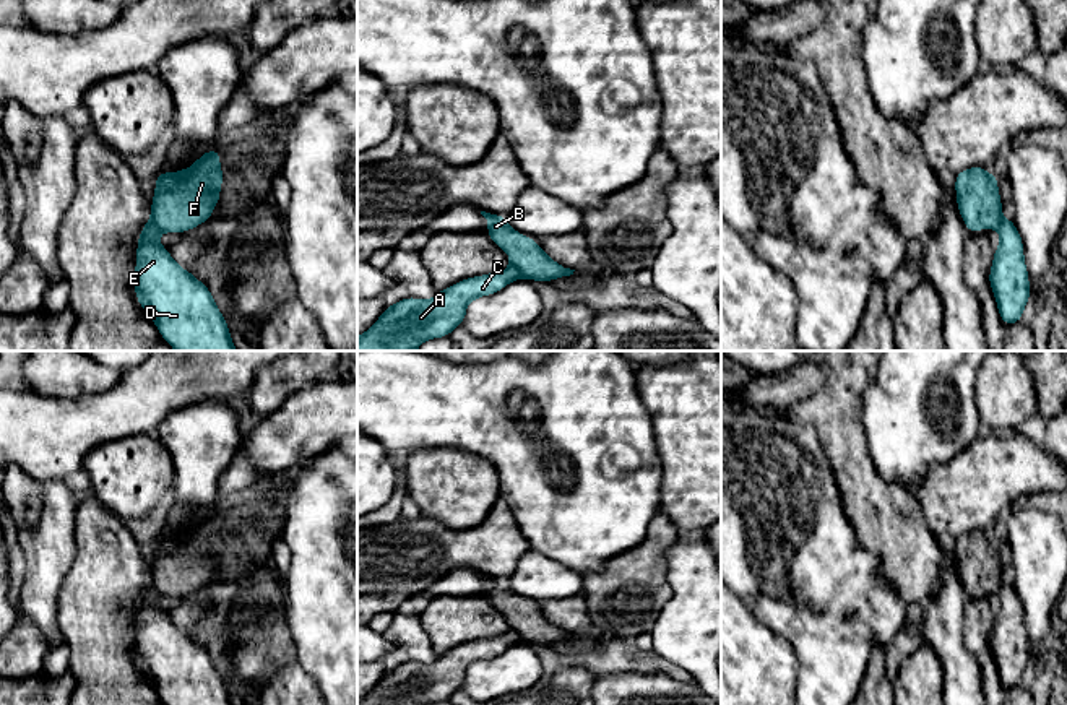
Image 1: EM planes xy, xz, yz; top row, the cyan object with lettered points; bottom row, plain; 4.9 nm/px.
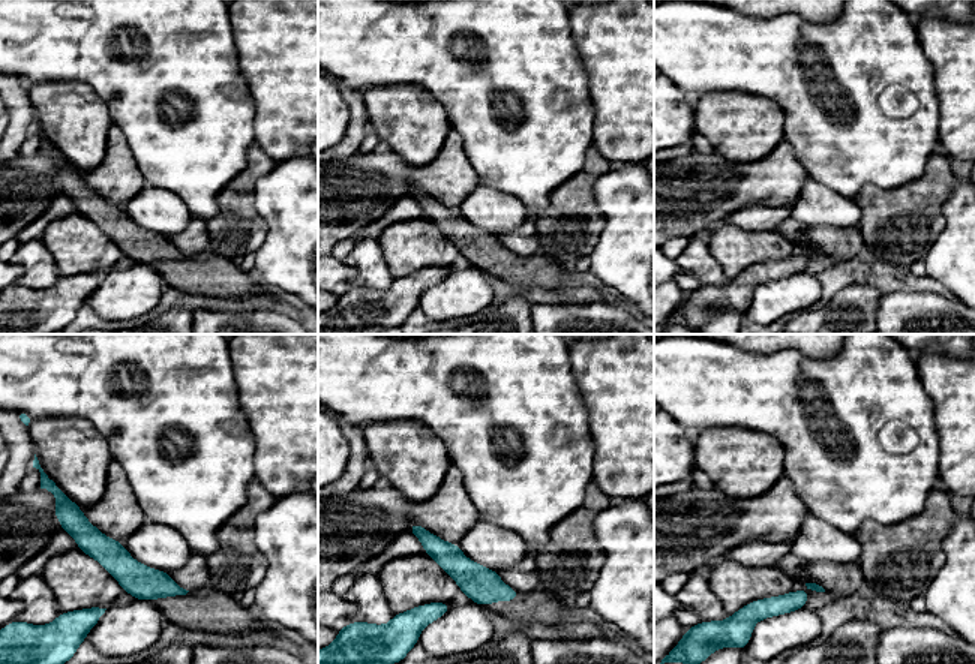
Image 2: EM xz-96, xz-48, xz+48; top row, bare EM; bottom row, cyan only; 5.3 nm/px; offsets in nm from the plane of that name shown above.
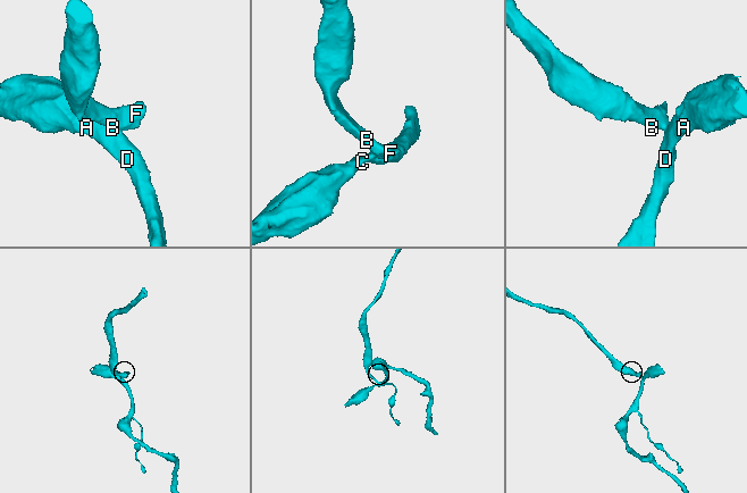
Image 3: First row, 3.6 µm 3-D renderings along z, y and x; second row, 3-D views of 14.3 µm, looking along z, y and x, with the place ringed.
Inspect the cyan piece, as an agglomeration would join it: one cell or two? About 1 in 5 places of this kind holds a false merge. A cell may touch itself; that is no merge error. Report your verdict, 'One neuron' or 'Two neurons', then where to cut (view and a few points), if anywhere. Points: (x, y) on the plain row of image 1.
Two neurons. Split along xz (512, 627), (522, 640)

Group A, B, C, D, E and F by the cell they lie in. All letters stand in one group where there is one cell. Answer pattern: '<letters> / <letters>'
A C D E / B F

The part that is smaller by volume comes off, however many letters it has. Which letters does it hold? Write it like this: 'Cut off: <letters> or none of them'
Cut off: B, F

